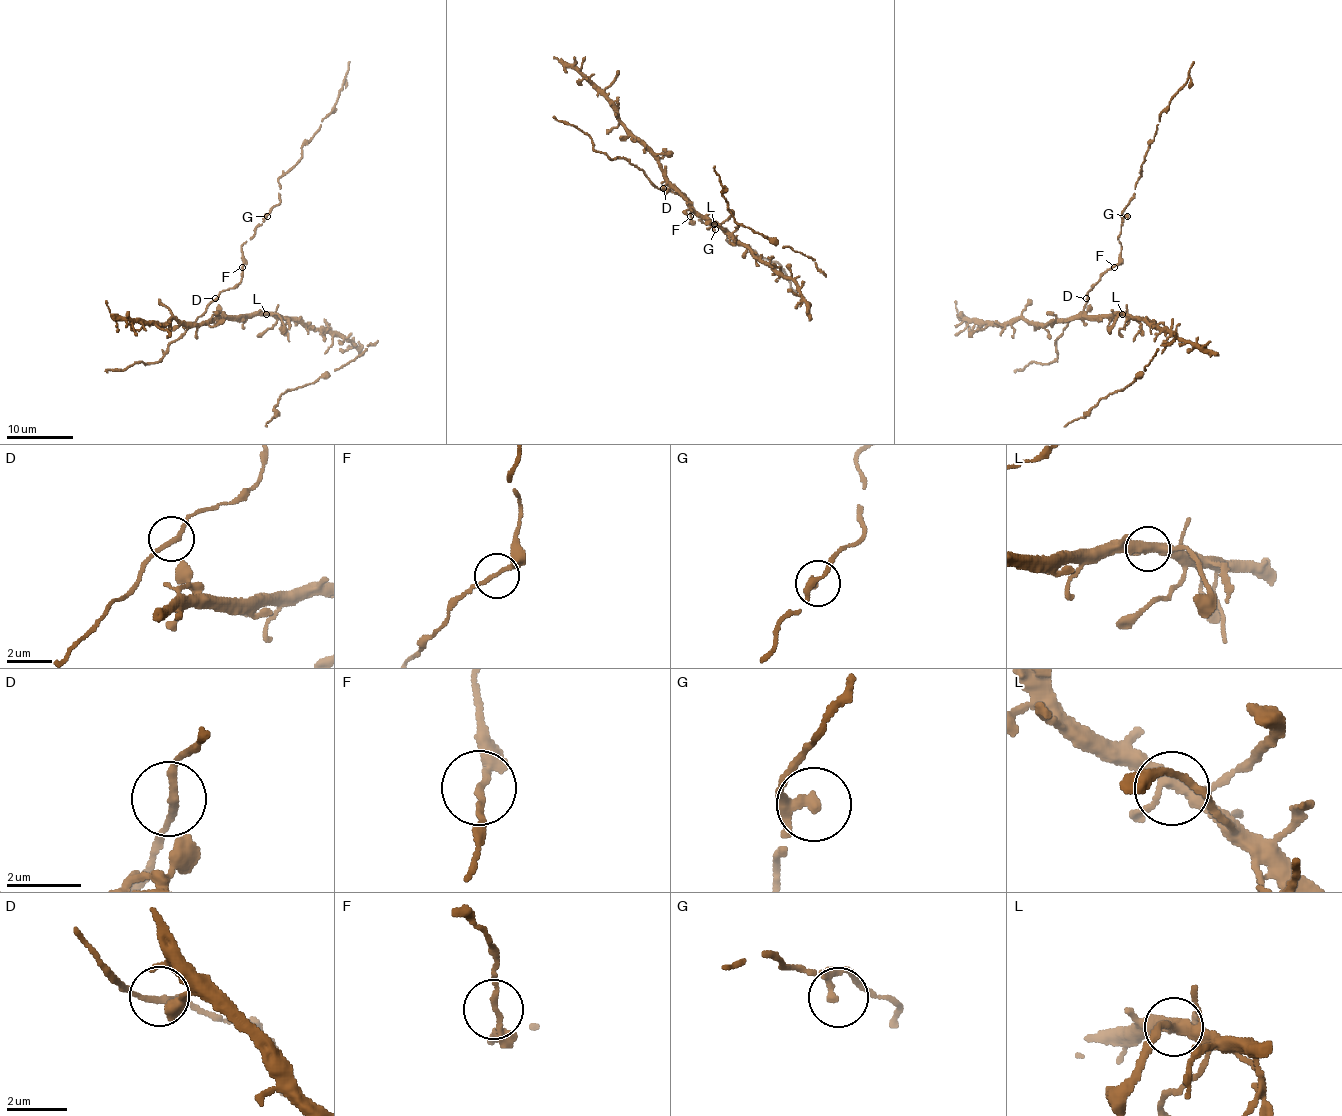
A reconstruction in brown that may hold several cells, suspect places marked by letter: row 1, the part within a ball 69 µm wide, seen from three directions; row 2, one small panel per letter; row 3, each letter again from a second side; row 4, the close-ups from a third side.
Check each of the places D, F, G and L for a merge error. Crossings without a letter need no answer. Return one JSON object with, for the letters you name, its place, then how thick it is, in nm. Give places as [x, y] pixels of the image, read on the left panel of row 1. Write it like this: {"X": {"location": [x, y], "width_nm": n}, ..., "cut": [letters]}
{"cut": []}

